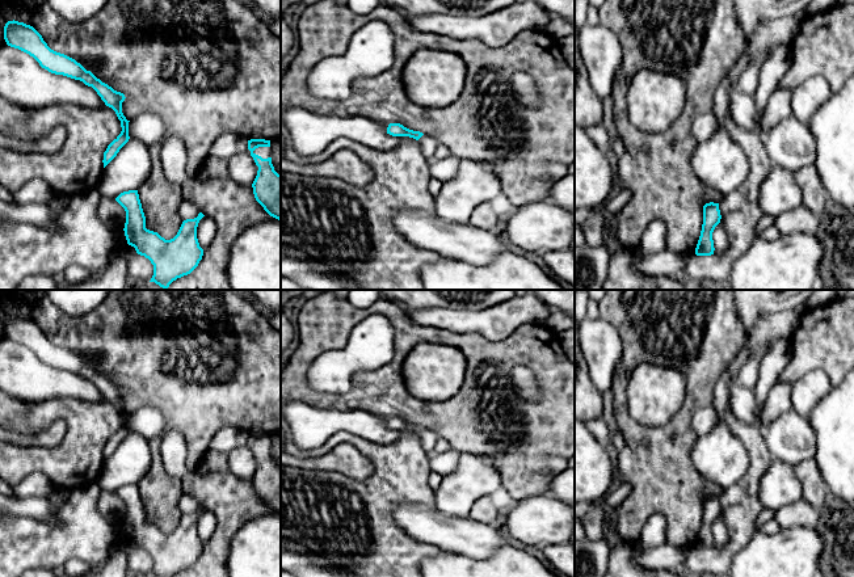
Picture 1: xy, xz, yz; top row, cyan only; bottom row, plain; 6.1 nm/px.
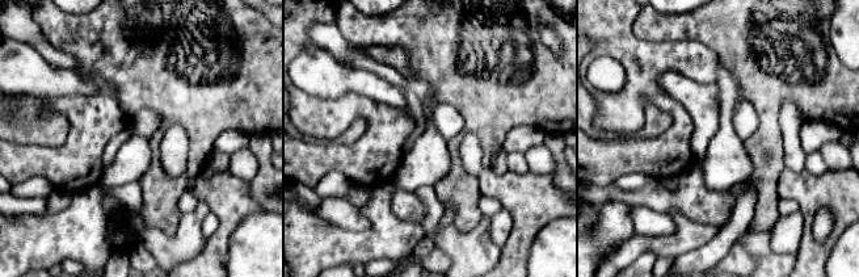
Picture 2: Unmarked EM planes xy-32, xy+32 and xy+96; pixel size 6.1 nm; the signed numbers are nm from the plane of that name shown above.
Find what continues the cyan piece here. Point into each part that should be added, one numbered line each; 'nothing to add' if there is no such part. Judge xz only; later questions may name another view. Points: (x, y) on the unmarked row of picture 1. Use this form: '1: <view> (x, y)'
1: xz (428, 438)

